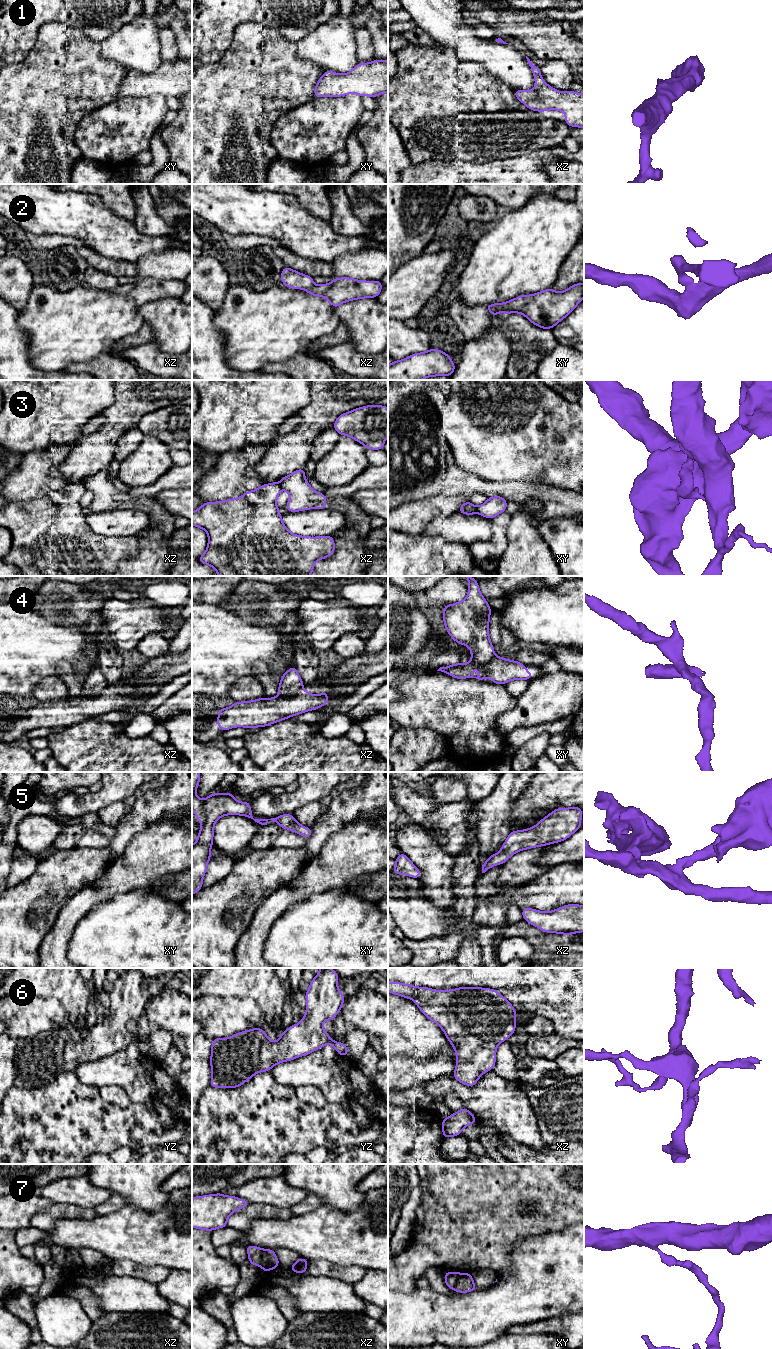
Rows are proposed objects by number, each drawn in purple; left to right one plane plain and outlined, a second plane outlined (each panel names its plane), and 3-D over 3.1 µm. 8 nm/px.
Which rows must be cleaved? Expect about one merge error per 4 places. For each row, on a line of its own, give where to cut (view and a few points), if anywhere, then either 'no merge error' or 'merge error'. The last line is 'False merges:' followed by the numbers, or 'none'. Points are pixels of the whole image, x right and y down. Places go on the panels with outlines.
1: no cut | no merge error
2: xy (506, 302), (495, 311), (494, 315) | merge error
3: xz (279, 482), (282, 488) | merge error
4: xy (496, 656), (484, 663), (472, 660) | merge error
5: no cut | no merge error
6: no cut | no merge error
7: xz (263, 1249), (261, 1261), (258, 1265) | merge error
False merges: 2, 3, 4, 7

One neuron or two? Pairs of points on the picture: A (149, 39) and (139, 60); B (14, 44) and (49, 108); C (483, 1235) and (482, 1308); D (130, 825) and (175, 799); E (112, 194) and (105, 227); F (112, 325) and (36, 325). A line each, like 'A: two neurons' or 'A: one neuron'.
A: one neuron
B: two neurons
C: two neurons
D: one neuron
E: two neurons
F: one neuron

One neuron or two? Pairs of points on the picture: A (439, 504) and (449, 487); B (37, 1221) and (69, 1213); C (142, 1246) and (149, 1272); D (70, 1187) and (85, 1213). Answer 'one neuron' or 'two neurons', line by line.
A: two neurons
B: one neuron
C: two neurons
D: two neurons

